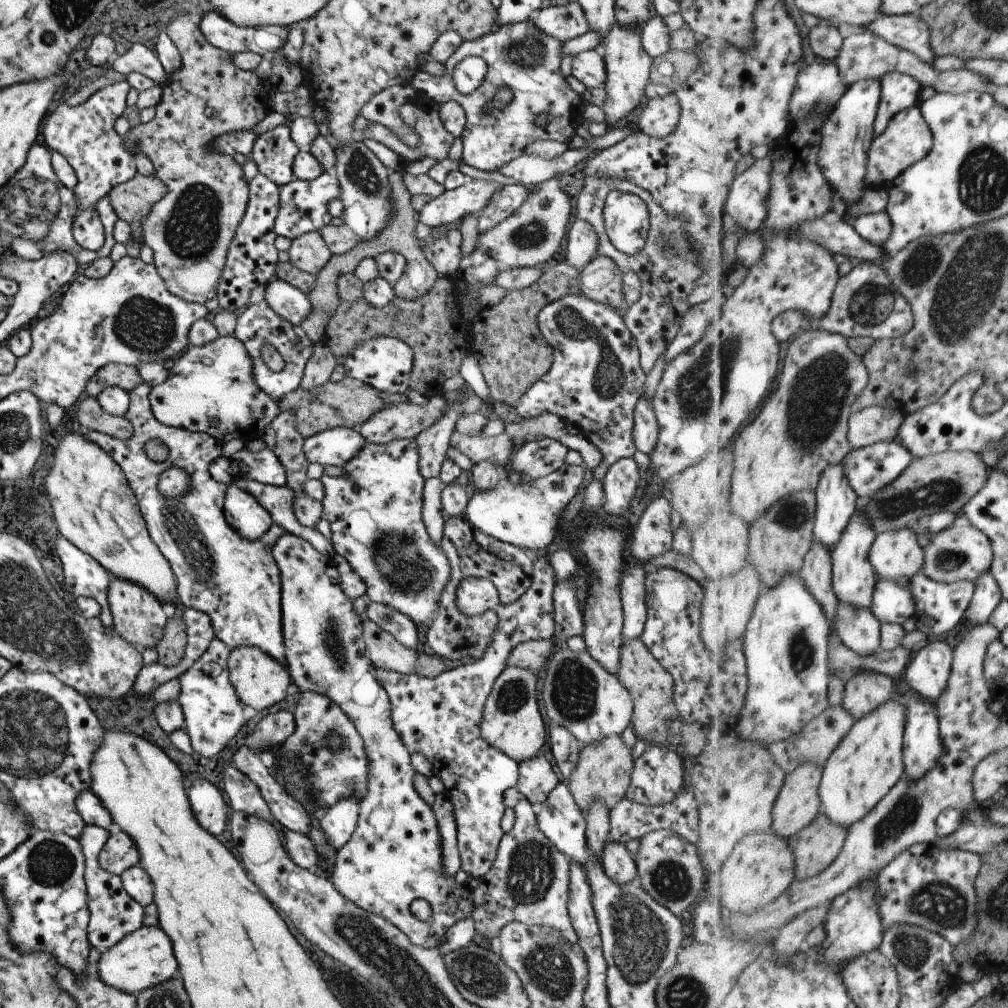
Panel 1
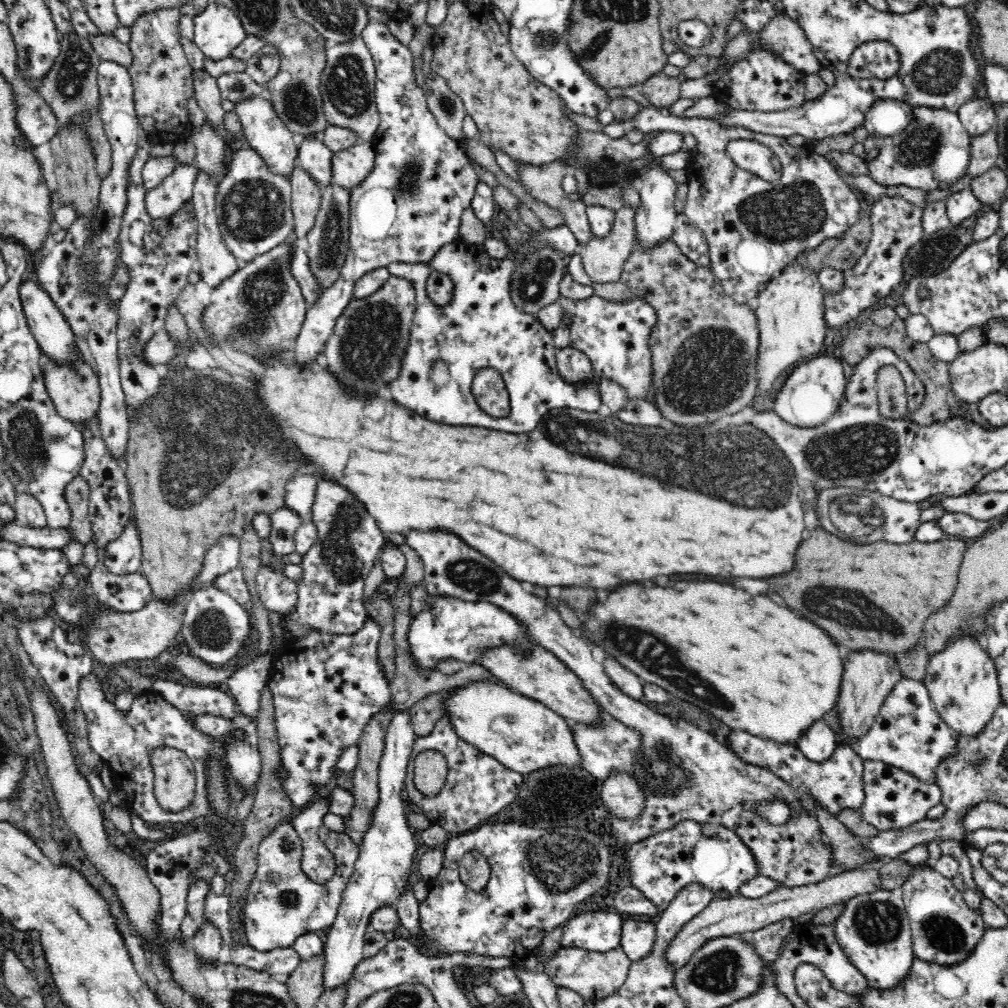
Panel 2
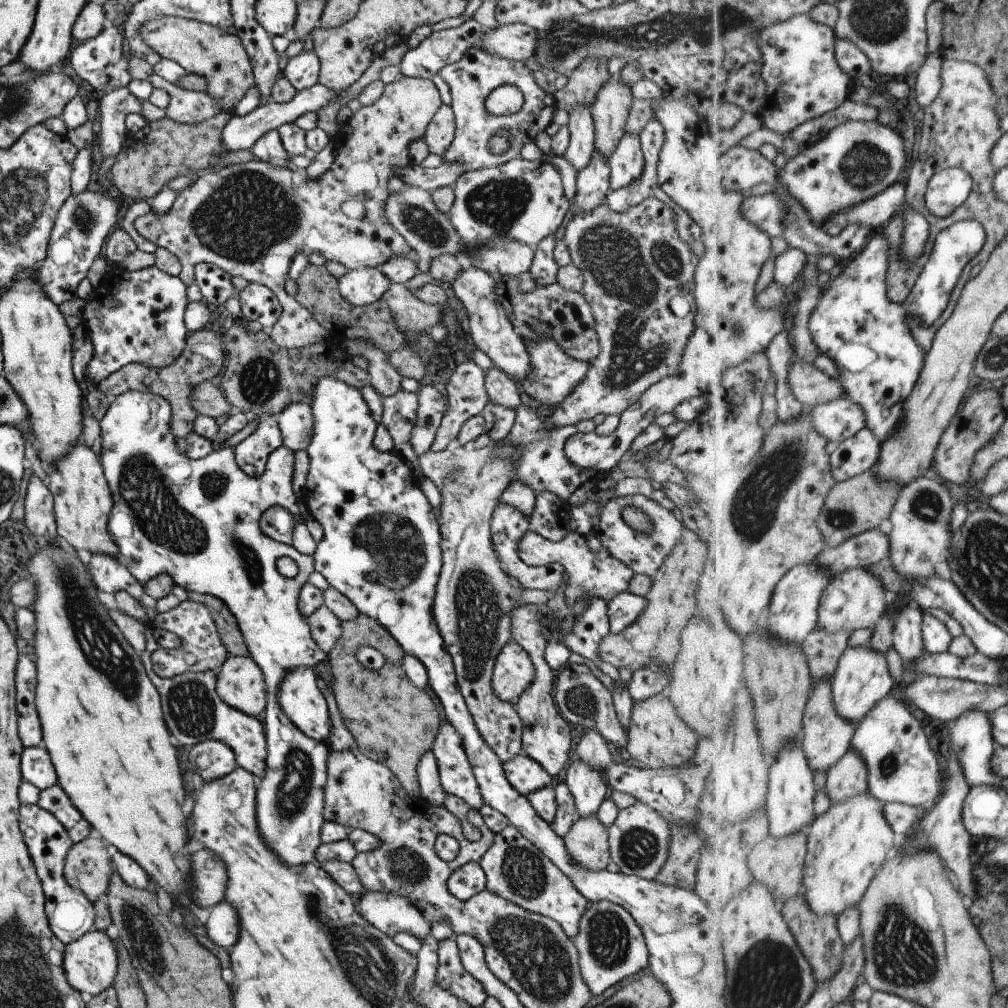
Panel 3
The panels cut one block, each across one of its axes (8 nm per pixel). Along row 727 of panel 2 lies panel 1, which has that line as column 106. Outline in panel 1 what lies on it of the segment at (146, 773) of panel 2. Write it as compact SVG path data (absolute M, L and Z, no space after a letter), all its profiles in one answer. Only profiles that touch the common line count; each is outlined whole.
M120 81L94 92L82 104L68 106L59 104L47 116L41 134L47 149L61 154L71 166L76 177L73 186L78 212L72 221L72 238L83 249L97 251L104 242L102 225L94 212L94 203L103 199L117 184L130 180L136 174L133 154L123 148L121 137L117 136L113 124L125 110L125 96L130 85Z

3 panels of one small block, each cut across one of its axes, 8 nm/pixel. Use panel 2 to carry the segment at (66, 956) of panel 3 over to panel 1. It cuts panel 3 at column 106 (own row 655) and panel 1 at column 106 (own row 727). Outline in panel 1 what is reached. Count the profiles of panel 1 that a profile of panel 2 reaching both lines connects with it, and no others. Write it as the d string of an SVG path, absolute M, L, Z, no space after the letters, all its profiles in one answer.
M142 925L100 954L96 963L98 980L115 991L136 996L143 990L171 979L177 964L167 936L158 927Z

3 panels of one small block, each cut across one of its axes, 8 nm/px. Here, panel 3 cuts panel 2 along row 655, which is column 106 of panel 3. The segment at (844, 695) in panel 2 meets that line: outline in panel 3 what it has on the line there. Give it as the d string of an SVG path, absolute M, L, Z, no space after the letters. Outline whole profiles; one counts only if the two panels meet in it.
M85 838L72 843L63 865L63 878L73 889L80 890L89 902L106 894L113 872L110 856L99 839Z

